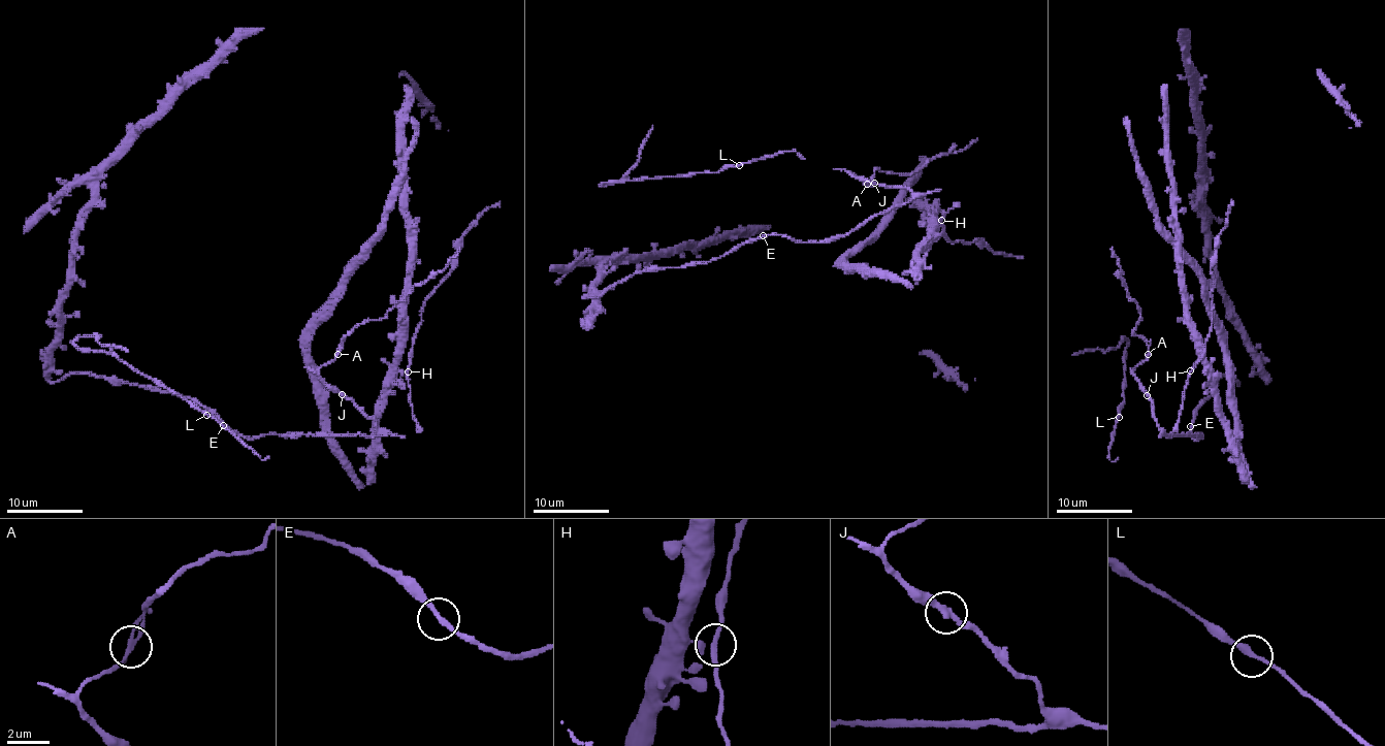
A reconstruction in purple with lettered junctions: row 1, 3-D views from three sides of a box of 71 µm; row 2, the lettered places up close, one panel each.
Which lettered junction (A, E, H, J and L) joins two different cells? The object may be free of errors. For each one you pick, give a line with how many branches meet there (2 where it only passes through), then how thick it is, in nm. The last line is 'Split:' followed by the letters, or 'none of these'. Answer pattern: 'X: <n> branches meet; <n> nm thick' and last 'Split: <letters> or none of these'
A: 2 branches meet; 240 nm thick
Split: A

